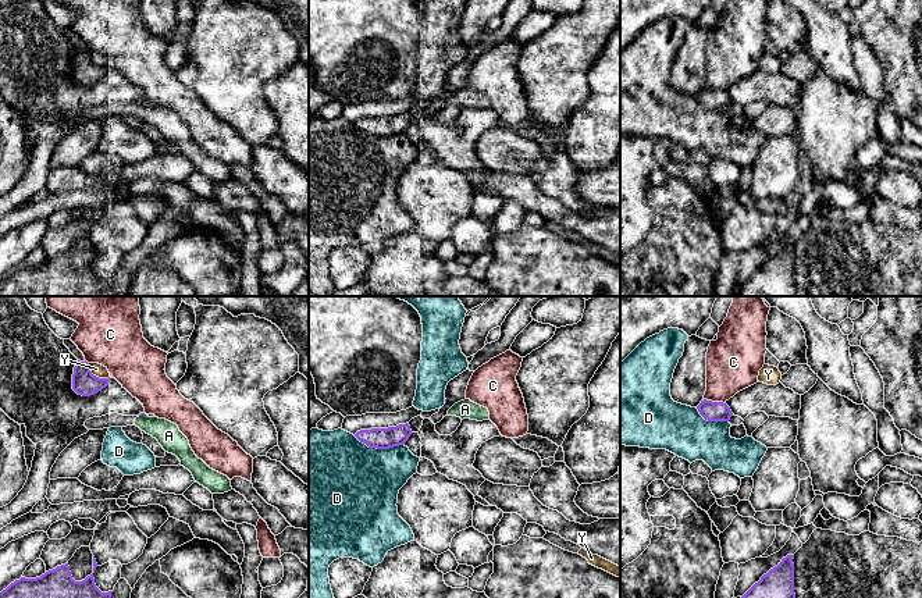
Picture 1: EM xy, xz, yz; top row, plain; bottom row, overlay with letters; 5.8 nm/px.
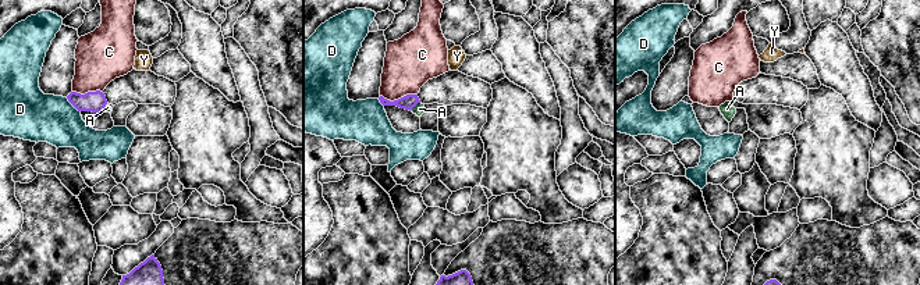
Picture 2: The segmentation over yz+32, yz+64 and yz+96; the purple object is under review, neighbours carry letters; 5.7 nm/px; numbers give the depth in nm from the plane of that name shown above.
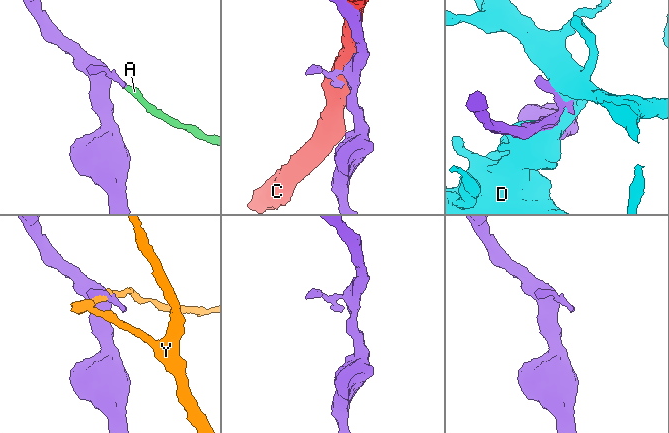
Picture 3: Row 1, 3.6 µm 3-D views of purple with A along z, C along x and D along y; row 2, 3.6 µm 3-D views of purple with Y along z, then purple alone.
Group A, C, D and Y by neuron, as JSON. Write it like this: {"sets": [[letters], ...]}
{"sets": [["A"], ["C"], ["D"], ["Y"]]}

